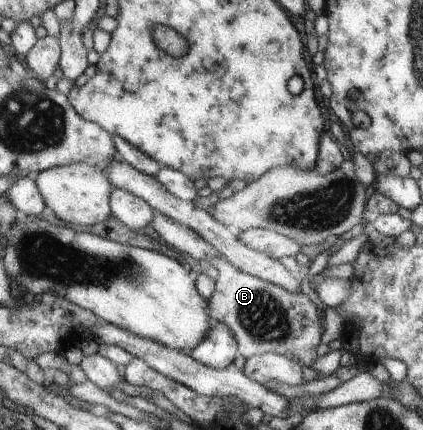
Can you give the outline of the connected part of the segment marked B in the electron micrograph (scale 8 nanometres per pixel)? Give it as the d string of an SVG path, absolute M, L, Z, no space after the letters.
M208 256L205 261L205 268L214 267L219 271L216 292L209 301L207 313L211 319L229 325L242 344L245 359L267 352L279 355L293 353L293 359L313 367L319 359L316 347L320 345L325 329L320 323L320 311L310 297L242 272L222 256Z

